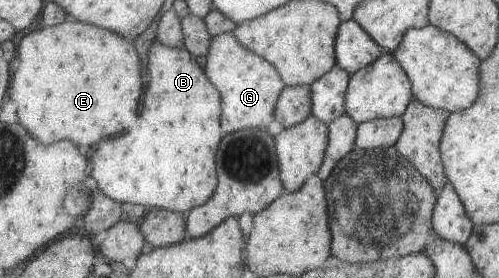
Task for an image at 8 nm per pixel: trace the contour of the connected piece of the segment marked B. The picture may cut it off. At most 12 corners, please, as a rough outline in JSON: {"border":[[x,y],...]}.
{"border":[[155,41],[140,127],[91,154],[119,203],[187,215],[220,185],[223,97]]}

